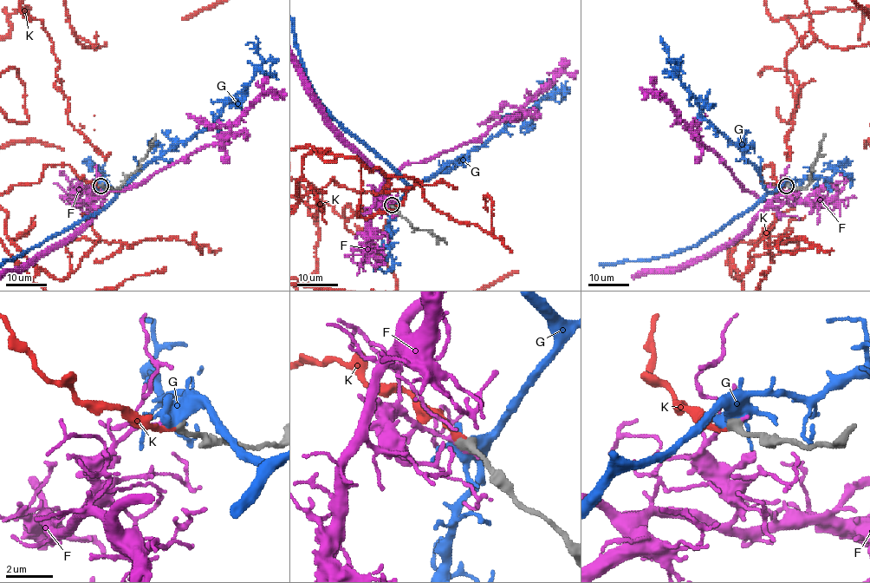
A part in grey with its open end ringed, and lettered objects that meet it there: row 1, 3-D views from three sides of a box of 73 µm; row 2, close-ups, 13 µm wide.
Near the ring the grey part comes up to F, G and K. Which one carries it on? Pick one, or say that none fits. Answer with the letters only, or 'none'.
K

